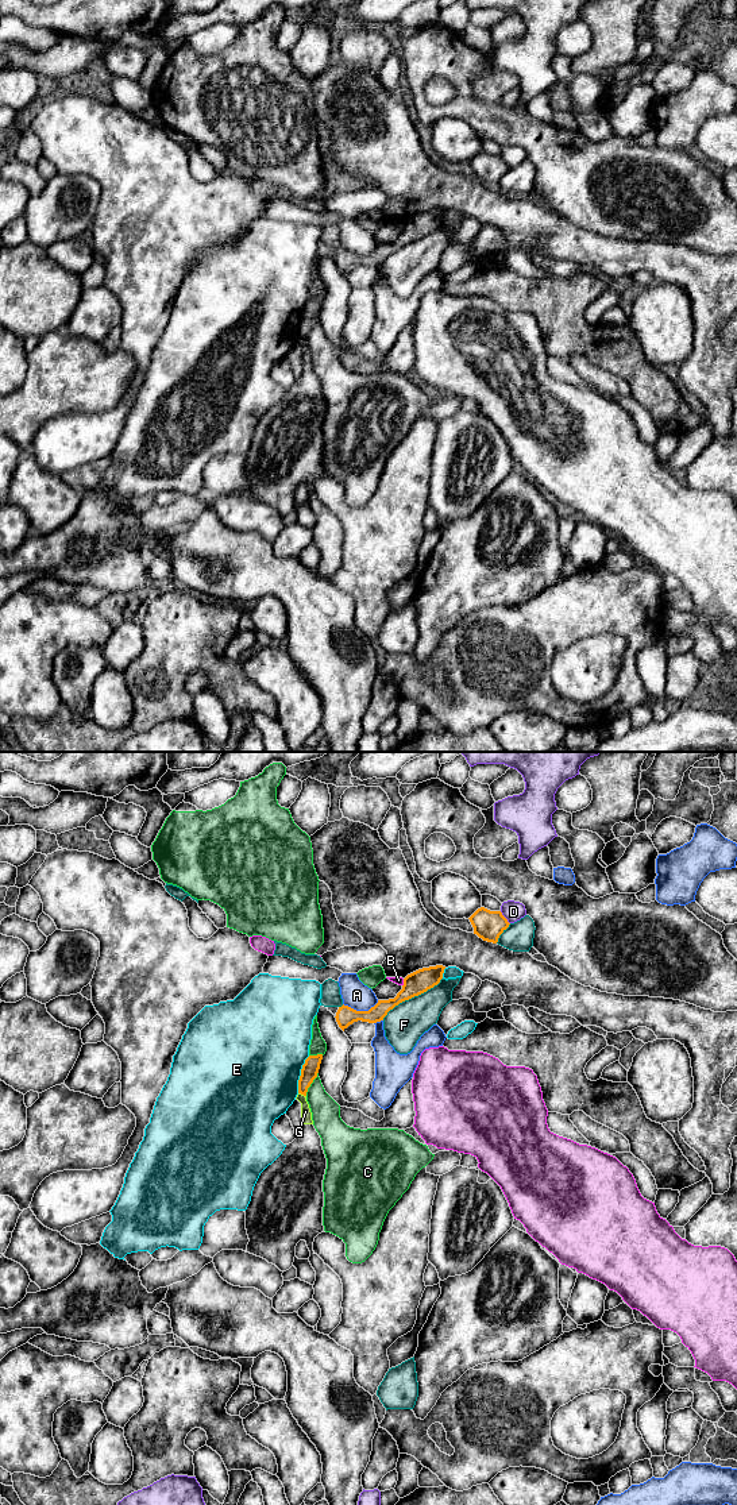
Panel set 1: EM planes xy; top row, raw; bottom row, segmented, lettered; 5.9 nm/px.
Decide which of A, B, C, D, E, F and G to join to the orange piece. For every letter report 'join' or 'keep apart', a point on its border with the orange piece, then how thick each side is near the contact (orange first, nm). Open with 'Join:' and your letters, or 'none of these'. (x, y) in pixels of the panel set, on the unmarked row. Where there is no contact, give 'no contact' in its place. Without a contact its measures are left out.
Join: none of these
A: keep apart; meets orange in xy at (361, 255); 120 nm thick on the orange side, 160 nm on the other
B: keep apart; meets orange in xy at (404, 227); 140 nm thick on the orange side, 50 nm on the other
C: keep apart; meets orange in xy at (311, 327); 100 nm thick on the orange side, 180 nm on the other
D: keep apart; meets orange in xy at (505, 162); 180 nm thick on the orange side, 120 nm on the other
E: keep apart; meets orange in xy at (301, 319); 100 nm thick on the orange side, 480 nm on the other
F: keep apart; meets orange in xy at (412, 240); 140 nm thick on the orange side, 240 nm on the other
G: keep apart; meets orange in xy at (303, 338); 100 nm thick on the orange side, 60 nm on the other

